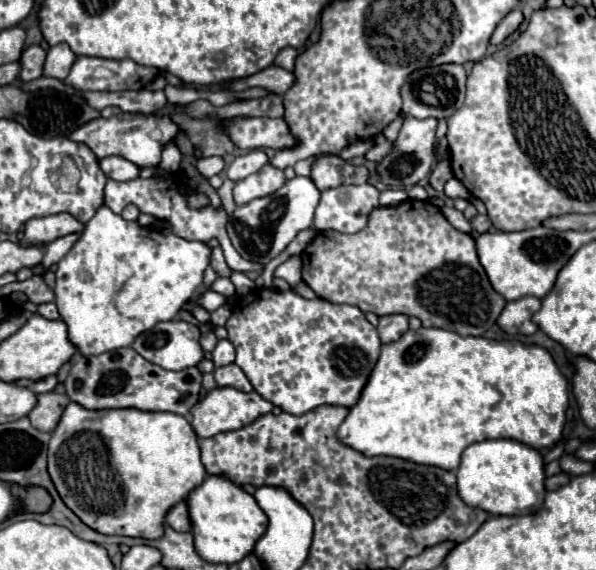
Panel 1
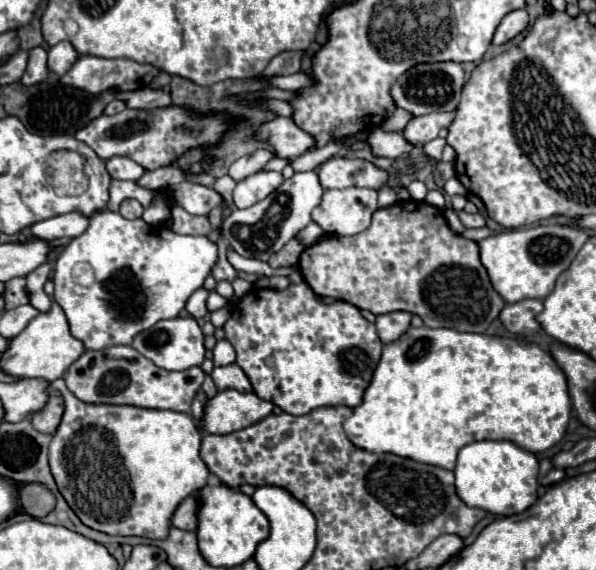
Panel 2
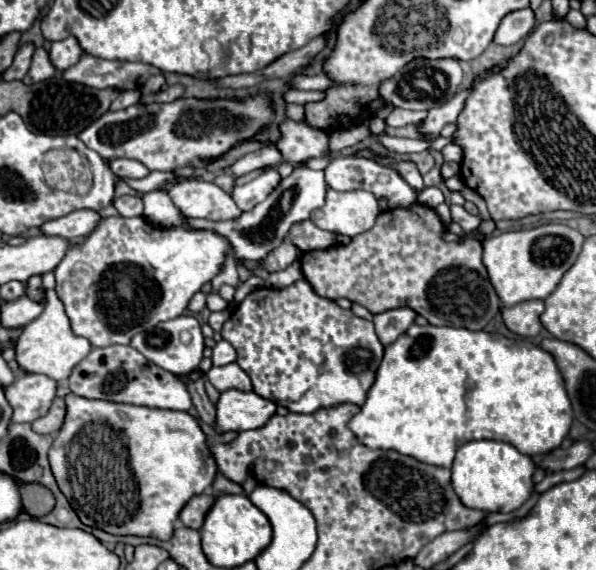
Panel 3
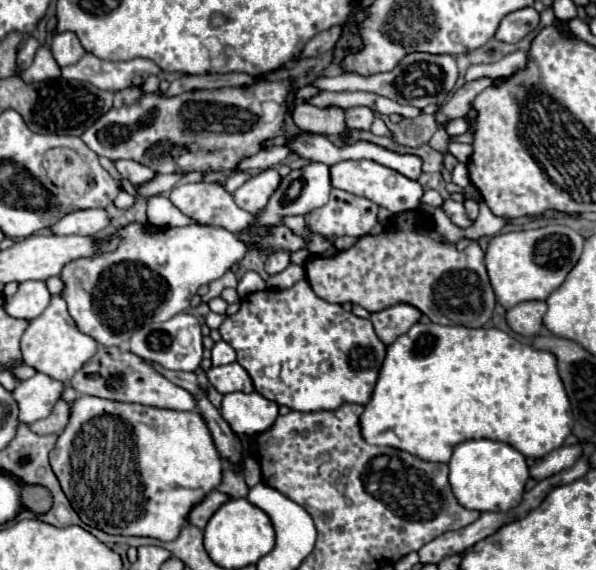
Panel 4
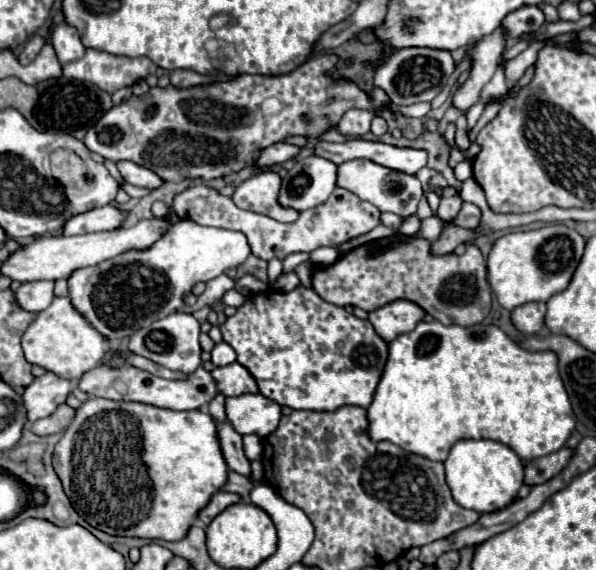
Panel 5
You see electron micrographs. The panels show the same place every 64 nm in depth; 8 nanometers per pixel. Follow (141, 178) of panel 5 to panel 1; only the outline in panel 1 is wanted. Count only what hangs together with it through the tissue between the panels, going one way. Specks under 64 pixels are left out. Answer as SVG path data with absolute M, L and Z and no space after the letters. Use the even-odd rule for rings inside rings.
M108 156L100 160L100 168L112 180L134 180L140 176L140 168L120 156Z

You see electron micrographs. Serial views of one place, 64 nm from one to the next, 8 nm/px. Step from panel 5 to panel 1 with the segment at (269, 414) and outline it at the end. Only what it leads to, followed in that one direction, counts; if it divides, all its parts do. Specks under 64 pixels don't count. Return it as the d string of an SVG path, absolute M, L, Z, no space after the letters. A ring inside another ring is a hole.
M214 388L212 392L206 394L206 398L202 402L192 406L192 410L190 410L192 428L200 438L210 438L220 432L240 430L240 428L248 426L252 420L272 412L272 408L274 406L268 400L264 400L262 396L258 396L256 392L240 392L236 388Z

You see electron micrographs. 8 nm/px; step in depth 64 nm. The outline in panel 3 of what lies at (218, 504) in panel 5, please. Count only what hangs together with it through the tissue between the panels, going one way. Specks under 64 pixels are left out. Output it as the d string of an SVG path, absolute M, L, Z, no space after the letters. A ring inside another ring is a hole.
M204 492L204 494L200 494L200 496L194 496L194 498L184 506L184 510L180 512L182 524L188 526L188 528L200 530L202 524L204 524L206 514L208 514L208 510L212 508L214 502L216 502L216 496L214 496L214 494L208 494L208 492Z

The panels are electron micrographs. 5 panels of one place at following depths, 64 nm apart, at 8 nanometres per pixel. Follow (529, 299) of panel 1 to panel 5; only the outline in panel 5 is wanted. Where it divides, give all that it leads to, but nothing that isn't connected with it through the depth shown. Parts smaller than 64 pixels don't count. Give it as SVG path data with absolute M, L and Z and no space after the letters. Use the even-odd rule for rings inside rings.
M528 302L512 310L512 322L522 334L538 334L544 326L546 304L544 302Z

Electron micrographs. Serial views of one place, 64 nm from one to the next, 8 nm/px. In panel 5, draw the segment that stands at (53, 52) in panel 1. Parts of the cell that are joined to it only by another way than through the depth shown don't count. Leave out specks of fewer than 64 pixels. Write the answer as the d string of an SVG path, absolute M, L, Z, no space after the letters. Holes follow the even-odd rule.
M62 22L54 28L54 32L50 36L50 42L56 50L56 56L58 56L60 64L68 64L72 60L78 60L86 52L84 44L80 42L80 36L78 36L76 28L66 24L66 22Z

